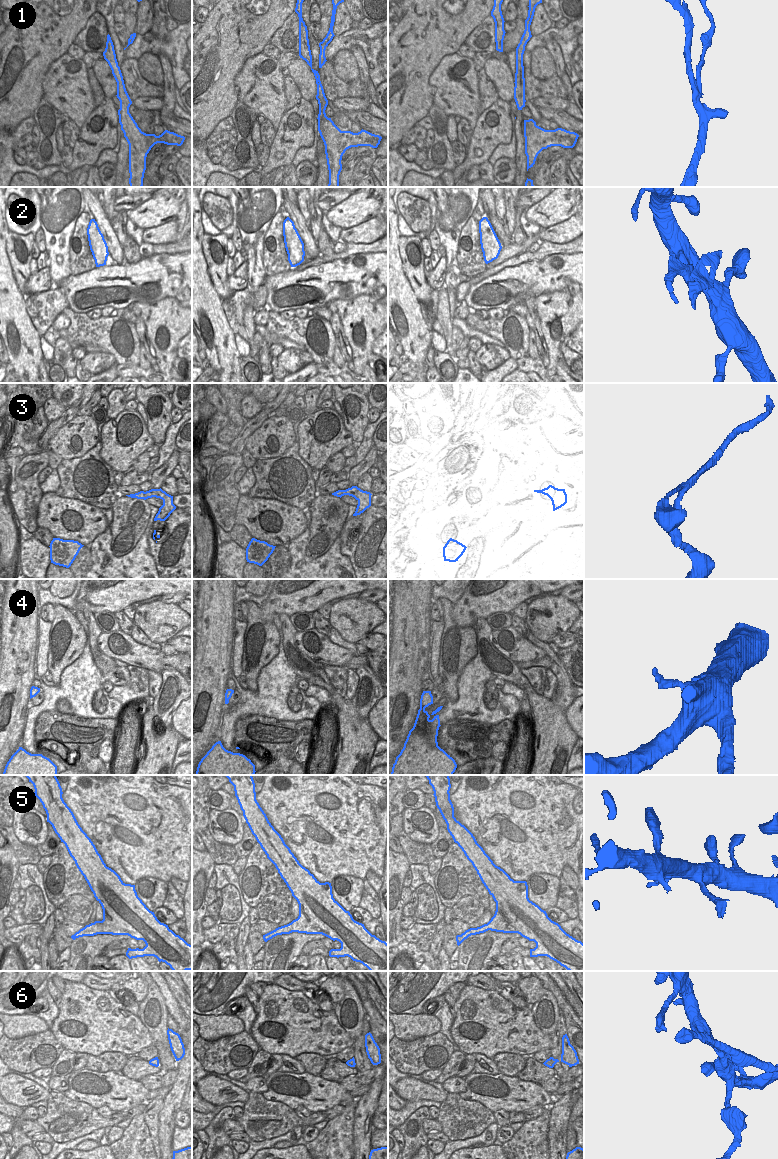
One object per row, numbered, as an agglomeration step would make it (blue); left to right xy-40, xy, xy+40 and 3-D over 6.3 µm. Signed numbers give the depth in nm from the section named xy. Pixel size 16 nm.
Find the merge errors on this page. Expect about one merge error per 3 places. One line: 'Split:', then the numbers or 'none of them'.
Split: 1, 2

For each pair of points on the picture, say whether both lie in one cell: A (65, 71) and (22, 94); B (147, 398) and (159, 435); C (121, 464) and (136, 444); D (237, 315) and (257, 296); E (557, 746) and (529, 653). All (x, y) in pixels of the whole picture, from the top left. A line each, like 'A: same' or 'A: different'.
A: different
B: same
C: same
D: same
E: different

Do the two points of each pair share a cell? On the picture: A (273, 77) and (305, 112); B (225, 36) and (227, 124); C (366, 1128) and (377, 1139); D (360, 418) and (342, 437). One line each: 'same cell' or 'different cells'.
A: different cells
B: different cells
C: different cells
D: different cells

